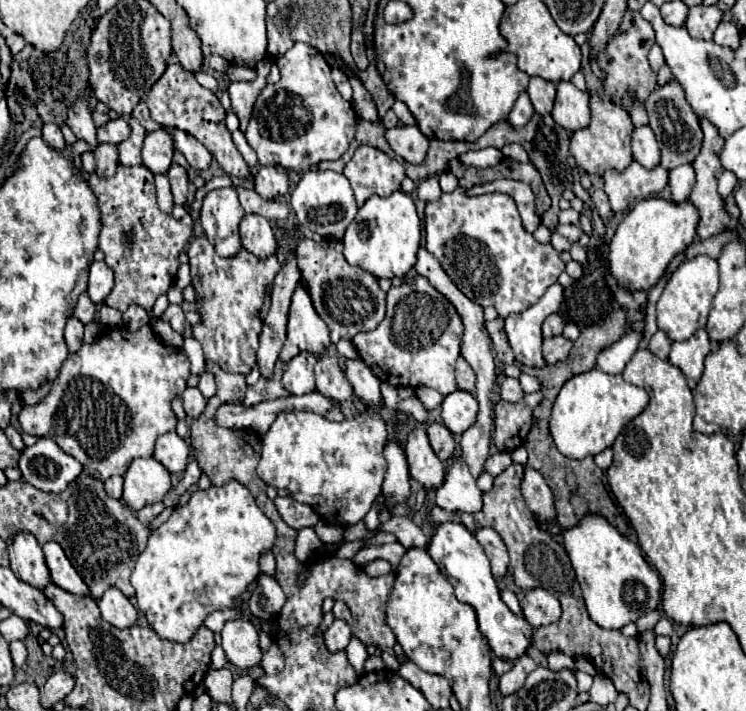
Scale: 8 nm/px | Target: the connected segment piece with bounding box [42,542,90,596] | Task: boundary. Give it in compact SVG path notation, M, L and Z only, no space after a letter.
M46 542L42 546L44 556L46 556L46 564L50 568L50 576L52 582L56 586L60 586L62 590L76 594L76 596L88 596L90 590L86 586L86 582L82 580L82 576L78 576L76 568L72 566L72 562L66 558L64 550L60 548L60 544L56 542Z

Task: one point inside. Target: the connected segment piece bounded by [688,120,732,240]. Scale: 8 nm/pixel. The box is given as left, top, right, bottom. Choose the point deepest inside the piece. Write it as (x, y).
(713, 217)

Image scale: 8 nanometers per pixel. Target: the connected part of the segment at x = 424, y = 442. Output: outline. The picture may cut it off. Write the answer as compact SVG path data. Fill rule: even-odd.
M414 428L406 438L406 460L408 472L414 480L418 480L426 490L434 490L444 480L444 466L438 456L432 452L424 428Z

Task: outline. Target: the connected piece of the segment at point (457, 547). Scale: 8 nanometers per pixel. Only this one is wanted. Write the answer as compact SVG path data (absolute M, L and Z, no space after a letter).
M444 522L436 528L436 532L430 540L428 552L430 552L432 560L438 564L440 572L452 582L456 598L460 602L468 602L476 610L478 622L480 622L480 632L486 638L492 652L502 660L520 658L526 652L526 648L530 646L532 626L522 616L512 614L510 608L502 602L500 590L490 572L490 562L482 550L482 546L474 538L474 534L470 534L462 524Z

